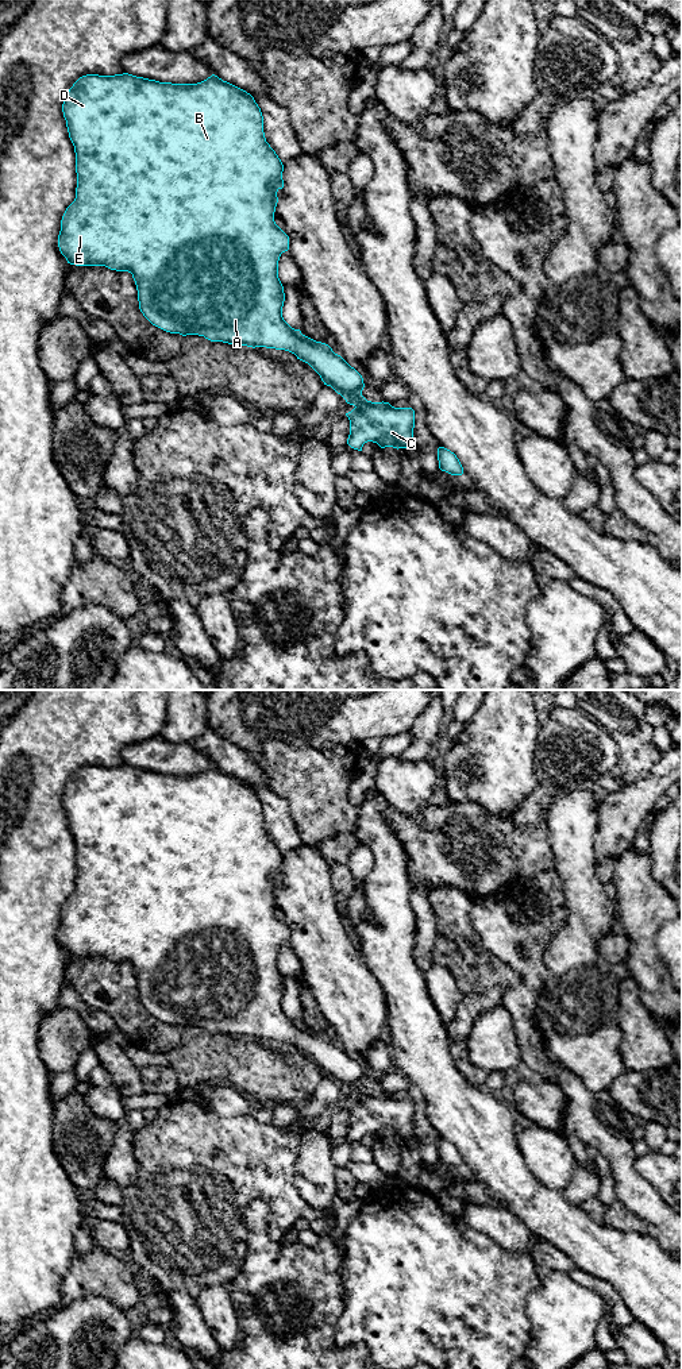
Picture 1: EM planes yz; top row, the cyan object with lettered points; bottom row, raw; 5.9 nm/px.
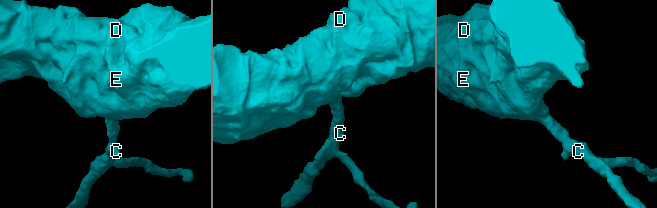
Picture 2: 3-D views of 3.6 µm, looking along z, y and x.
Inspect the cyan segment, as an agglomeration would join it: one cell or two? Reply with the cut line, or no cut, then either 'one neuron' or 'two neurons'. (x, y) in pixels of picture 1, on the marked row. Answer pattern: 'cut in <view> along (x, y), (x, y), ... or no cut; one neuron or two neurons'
no cut; one neuron

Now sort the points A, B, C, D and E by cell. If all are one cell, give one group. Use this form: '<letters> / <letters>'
A B C D E

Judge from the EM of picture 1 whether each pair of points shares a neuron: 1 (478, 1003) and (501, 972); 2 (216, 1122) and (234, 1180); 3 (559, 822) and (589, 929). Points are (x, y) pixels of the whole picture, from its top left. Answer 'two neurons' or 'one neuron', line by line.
1: two neurons
2: one neuron
3: one neuron

